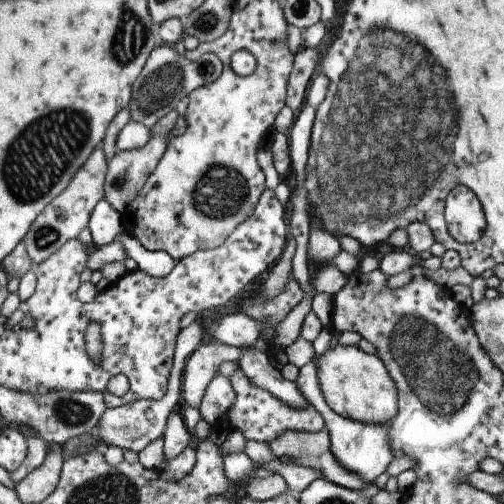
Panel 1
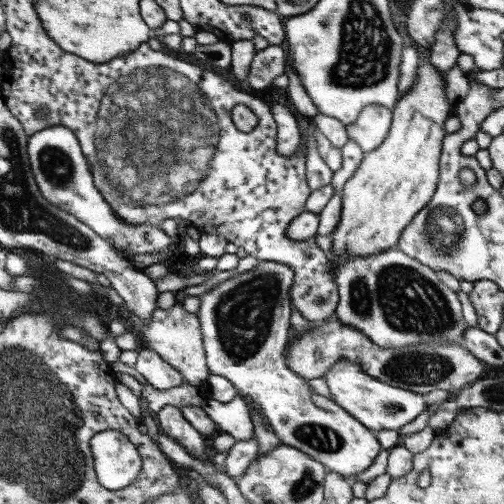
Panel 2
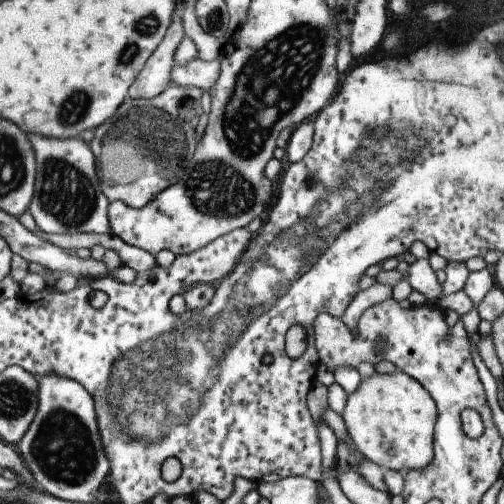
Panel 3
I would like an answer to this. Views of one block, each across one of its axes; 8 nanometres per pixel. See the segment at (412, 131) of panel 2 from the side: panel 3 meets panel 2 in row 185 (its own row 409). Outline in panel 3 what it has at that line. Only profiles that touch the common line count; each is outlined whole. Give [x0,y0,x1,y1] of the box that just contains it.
[341,370,437,474]

